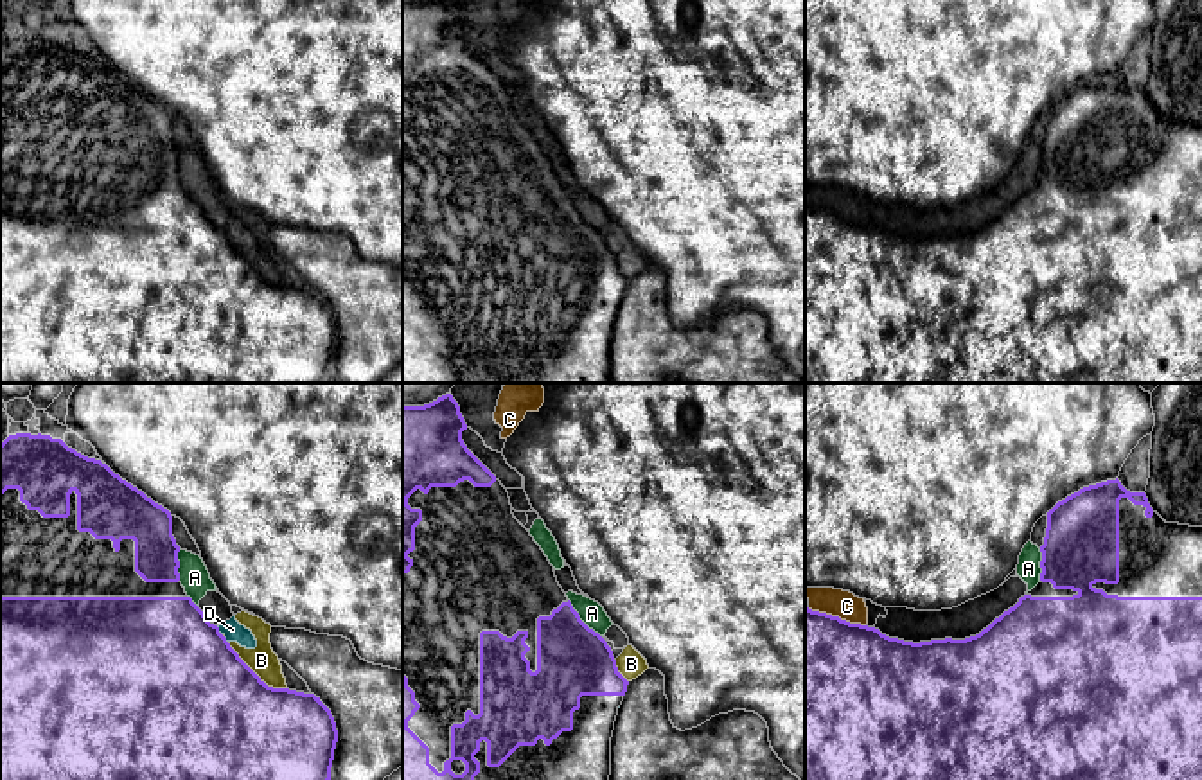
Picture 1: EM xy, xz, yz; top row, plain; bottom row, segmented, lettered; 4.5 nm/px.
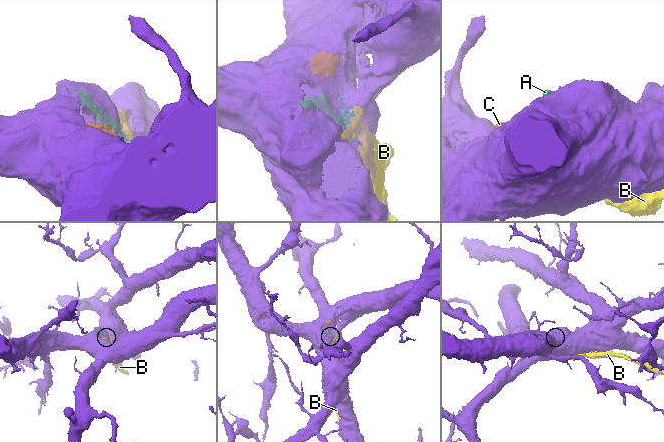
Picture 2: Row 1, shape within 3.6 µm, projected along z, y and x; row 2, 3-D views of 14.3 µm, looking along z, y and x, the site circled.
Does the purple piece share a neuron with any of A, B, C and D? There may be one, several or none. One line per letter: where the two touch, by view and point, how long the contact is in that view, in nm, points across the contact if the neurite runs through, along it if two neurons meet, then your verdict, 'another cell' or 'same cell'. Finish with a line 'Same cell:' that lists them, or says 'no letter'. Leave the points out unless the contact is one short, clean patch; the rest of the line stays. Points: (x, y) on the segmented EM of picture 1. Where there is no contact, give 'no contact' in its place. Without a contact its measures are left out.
A: meets purple in xz at (579, 619); contact 220 nm long; another cell
B: meets purple in xy at (254, 673); contact 340 nm long; another cell
C: meets purple in yz at (836, 617); contact 280 nm long; another cell
D: meets purple in xy at (221, 635); contact 90 nm long; another cell
Same cell: no letter

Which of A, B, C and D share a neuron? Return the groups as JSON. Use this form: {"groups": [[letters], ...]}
{"groups": [["A", "B", "C", "D"]]}

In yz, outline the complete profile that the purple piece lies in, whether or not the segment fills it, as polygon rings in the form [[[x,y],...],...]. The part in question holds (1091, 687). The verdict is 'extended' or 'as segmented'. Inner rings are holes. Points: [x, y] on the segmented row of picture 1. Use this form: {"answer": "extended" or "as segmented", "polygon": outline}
{"answer": "extended", "polygon": [[[1116,478],[1083,487],[1058,501],[1047,512],[1040,552],[1040,582],[986,629],[965,640],[904,642],[875,627],[805,607],[805,780],[1202,780],[1202,527],[1166,523],[1150,507],[1145,492],[1127,491]]]}

